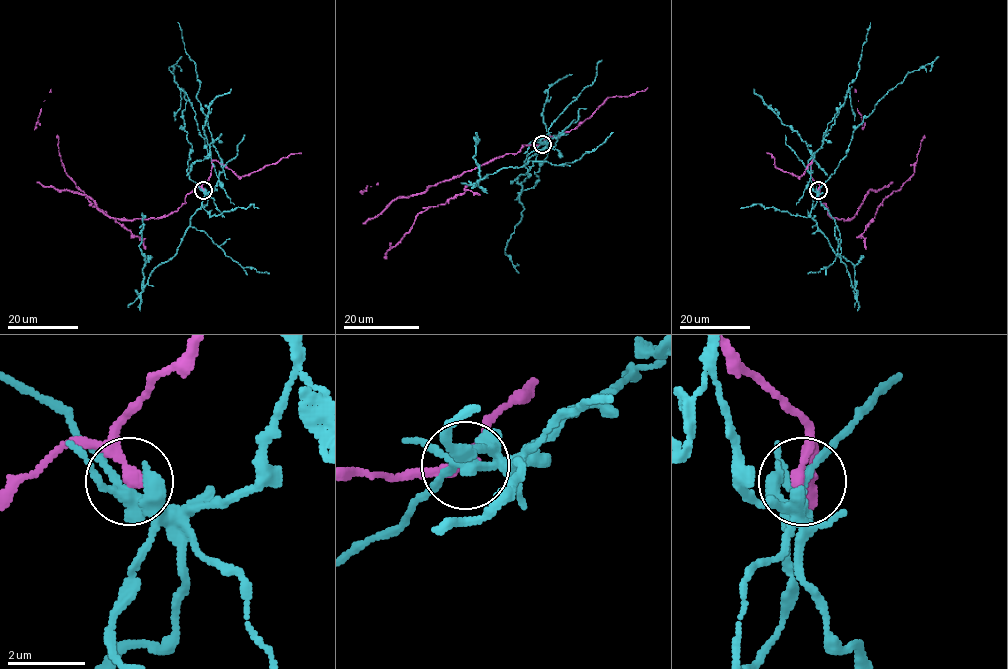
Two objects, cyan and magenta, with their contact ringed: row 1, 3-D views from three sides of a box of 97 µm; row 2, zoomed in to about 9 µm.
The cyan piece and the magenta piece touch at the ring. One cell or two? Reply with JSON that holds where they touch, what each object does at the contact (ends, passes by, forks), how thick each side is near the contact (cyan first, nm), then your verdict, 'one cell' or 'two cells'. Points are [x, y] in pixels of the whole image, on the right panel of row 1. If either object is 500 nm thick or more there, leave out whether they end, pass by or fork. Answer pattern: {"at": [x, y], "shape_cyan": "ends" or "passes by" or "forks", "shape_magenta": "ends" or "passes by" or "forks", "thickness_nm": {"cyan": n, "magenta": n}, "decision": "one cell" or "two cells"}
{"at": [818, 190], "shape_cyan": "forks", "shape_magenta": "ends", "thickness_nm": {"cyan": 240, "magenta": 320}, "decision": "two cells"}

